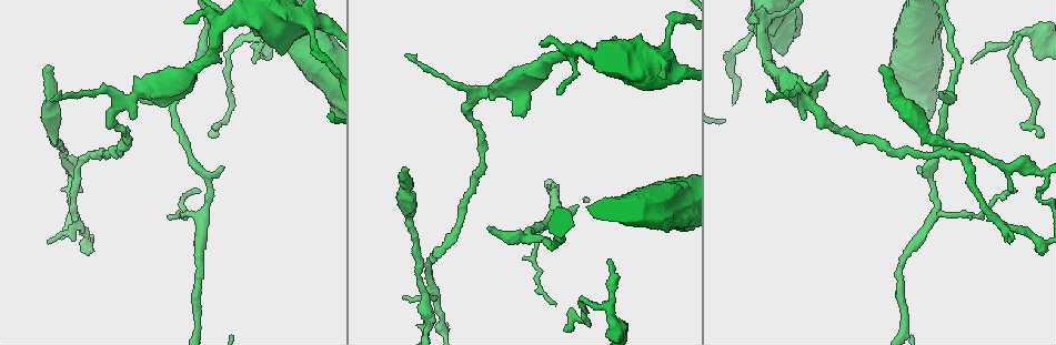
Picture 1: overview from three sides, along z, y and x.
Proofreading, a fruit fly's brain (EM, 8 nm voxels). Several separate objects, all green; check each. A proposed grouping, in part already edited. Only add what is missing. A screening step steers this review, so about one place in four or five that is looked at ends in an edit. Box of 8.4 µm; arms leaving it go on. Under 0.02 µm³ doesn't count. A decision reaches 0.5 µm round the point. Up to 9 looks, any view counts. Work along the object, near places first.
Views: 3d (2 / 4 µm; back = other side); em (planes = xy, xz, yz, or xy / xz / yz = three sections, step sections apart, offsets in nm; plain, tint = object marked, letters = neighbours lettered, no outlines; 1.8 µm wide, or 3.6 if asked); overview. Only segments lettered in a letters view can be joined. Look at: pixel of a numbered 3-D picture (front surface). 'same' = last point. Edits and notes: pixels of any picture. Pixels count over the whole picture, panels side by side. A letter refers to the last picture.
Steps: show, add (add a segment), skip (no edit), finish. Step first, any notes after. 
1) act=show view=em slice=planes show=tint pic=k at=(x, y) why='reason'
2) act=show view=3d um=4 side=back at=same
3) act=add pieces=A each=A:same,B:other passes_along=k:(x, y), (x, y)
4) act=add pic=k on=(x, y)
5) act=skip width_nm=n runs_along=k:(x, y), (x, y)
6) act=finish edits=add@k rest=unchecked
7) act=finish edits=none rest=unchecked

act=show view=3d um=4 pic=1 at=(50, 67) why='branch stops here'

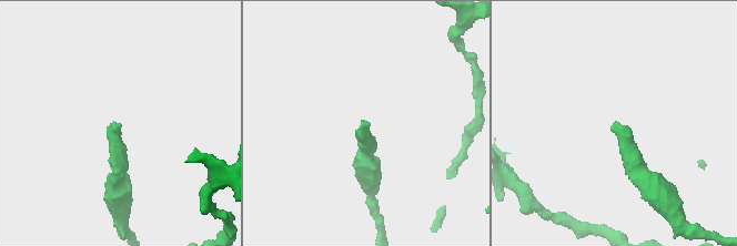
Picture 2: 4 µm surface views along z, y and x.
act=show view=em slice=planes show=letters pic=2 at=(612, 126)

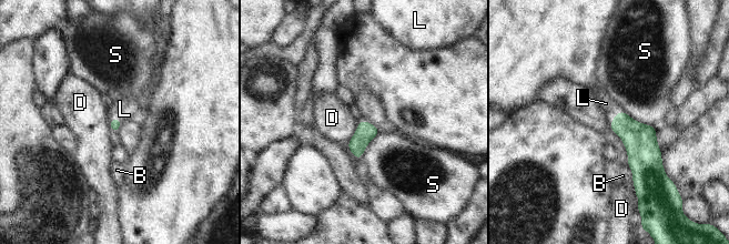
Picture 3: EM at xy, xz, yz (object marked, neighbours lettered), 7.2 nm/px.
act=add pieces=L each=B:other,D:other,L:same,S:other passes_along=3:(115, 123), (117, 119), (124, 109) found='it goes on there'

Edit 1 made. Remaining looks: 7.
act=show view=overview why='redraw'

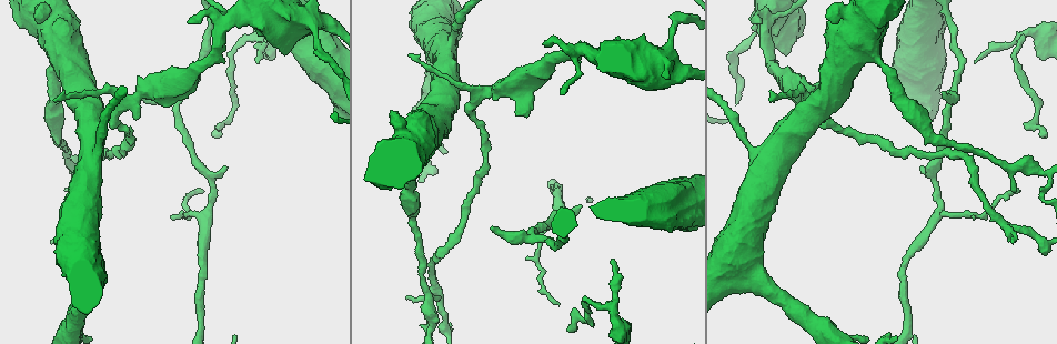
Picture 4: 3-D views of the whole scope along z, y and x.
act=show view=3d um=4 pic=4 at=(54, 98) why='tapers out'

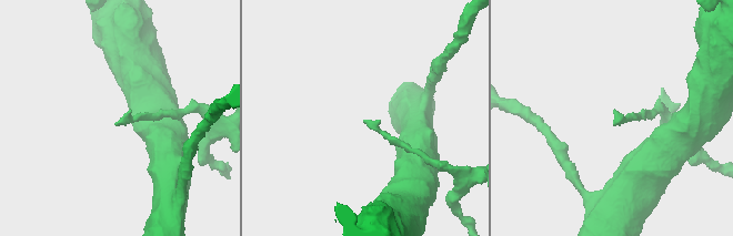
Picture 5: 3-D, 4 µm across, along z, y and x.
act=show view=em slice=planes show=letters pic=5 at=(363, 121)

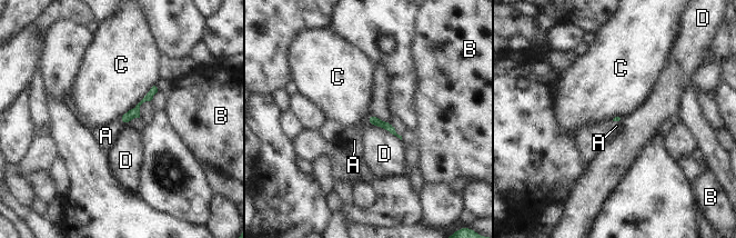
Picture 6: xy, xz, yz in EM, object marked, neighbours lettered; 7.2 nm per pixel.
act=add pieces=A each=A:same,B:other,C:other,D:other passes_along=6:(134, 112), (122, 122), (106, 136) found='it goes on there'

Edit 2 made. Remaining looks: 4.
act=show view=overview

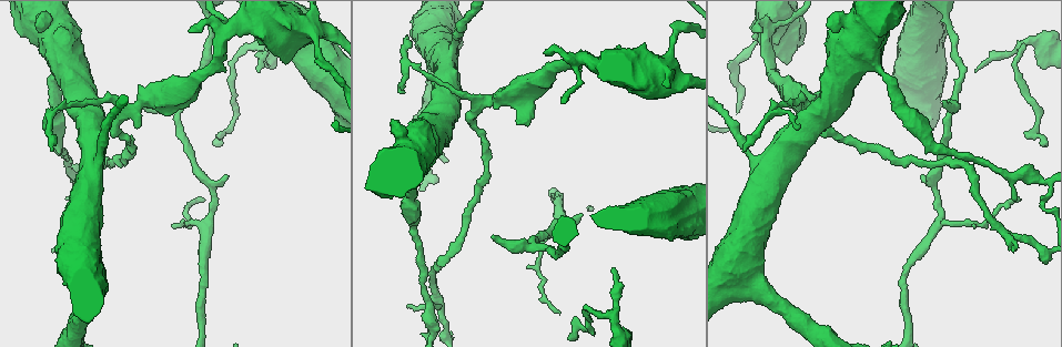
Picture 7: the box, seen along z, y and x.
act=show view=em slice=xz step=4 show=letters pic=7 at=(135, 124)

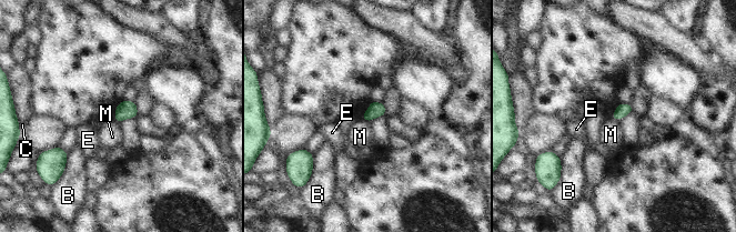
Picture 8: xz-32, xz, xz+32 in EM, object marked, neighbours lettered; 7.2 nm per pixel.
act=show view=em slice=planes show=letters at=same

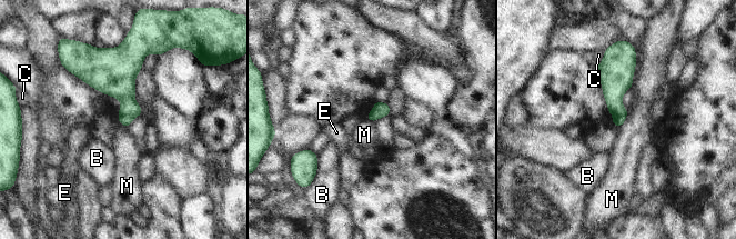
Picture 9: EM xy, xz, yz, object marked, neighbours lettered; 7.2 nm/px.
act=skip each=B:other,C:other,E:other,M:other border=9:(628, 110), (625, 121), (617, 129) found='no lettered segment goes on from it'

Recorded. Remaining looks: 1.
act=show view=em slice=planes show=letters pic=7 at=(1014, 200) why='an open end'

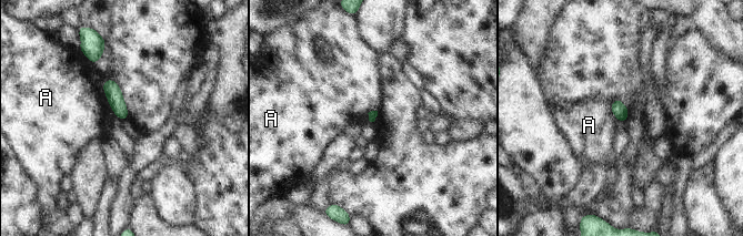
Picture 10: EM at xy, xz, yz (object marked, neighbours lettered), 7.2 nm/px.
act=skip longest_contact=A:160nm each=A:other border=10:(610, 103), (610, 110), (618, 122) found='none of them fits'

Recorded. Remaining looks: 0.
act=finish edits=add@3,add@6 rest=unchecked

